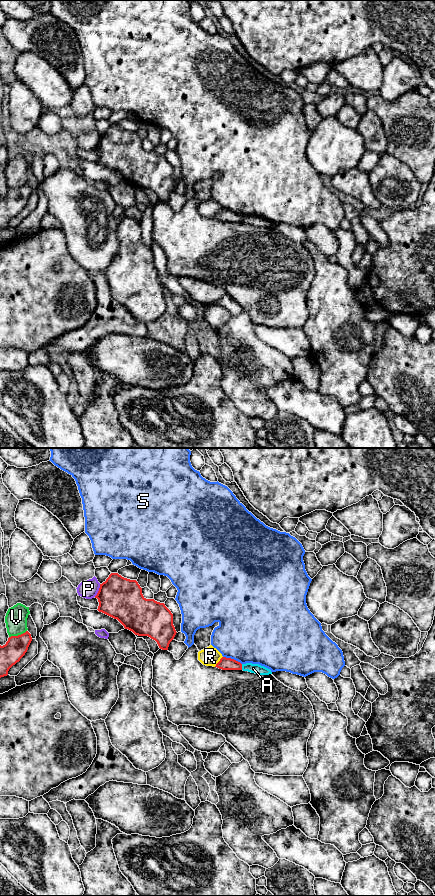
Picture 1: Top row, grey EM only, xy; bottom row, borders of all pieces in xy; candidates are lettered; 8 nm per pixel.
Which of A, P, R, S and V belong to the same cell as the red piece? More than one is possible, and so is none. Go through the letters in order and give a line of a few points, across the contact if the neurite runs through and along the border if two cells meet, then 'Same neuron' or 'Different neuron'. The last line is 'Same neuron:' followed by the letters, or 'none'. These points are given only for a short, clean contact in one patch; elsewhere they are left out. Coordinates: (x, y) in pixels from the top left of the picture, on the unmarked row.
A: Line: xy (241, 216), (242, 221). Different neuron
P: Different neuron
R: Different neuron
S: Different neuron
V: Different neuron
Same neuron: none

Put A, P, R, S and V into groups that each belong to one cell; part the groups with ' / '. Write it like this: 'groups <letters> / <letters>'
groups A / P / R / S / V

